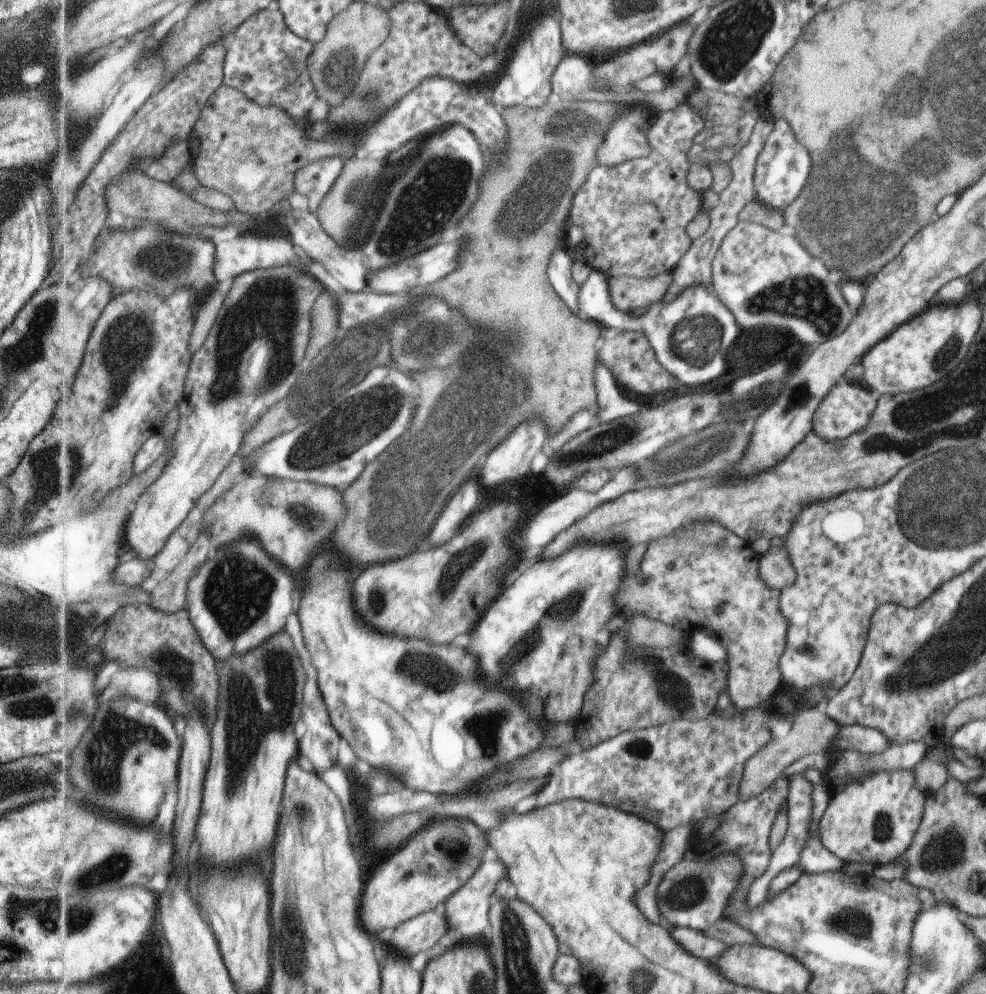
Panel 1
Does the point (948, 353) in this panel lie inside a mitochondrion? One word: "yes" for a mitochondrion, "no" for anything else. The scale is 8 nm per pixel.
yes

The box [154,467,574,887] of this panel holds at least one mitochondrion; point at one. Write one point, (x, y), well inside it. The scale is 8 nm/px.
(246, 727)

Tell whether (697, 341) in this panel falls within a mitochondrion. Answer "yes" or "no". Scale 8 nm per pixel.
yes

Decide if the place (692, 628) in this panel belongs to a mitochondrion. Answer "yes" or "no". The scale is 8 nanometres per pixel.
no

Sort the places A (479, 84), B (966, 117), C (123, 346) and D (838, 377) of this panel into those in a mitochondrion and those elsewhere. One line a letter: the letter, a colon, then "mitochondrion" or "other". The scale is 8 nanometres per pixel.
A: other
B: mitochondrion
C: mitochondrion
D: other

